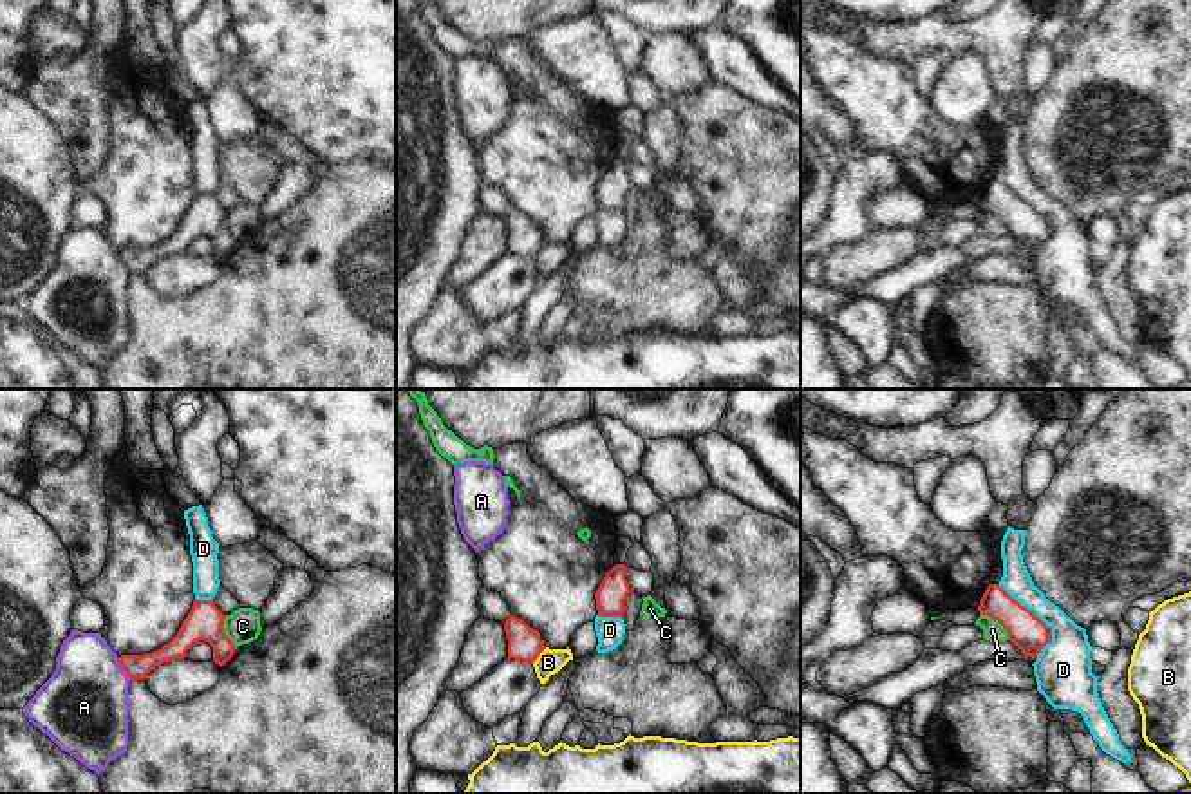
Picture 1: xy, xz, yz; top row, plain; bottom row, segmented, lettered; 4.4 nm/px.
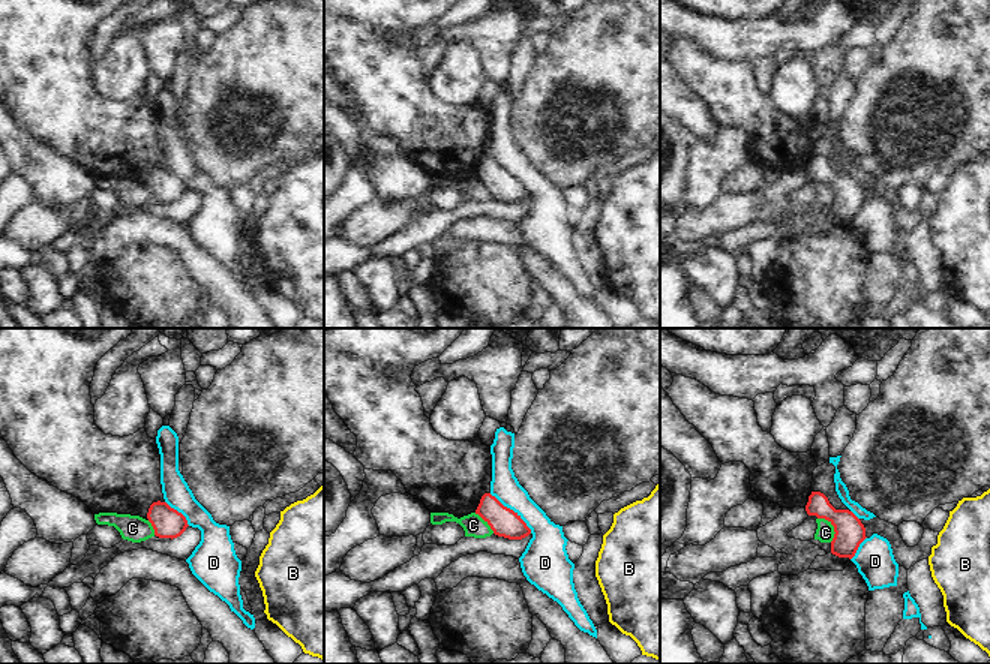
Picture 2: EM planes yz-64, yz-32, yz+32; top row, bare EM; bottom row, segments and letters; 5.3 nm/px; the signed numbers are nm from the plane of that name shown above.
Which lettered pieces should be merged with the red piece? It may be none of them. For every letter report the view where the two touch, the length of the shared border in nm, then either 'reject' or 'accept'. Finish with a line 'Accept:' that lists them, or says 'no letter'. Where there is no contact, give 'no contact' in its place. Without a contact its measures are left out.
A: contact in xy; length 120 nm; reject
B: contact in xz; length 100 nm; reject
C: contact in yz; length 180 nm; reject
D: contact in yz; length 360 nm; reject
Accept: no letter

